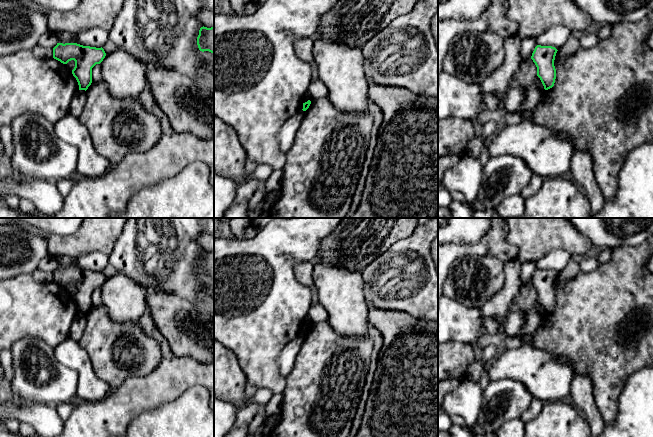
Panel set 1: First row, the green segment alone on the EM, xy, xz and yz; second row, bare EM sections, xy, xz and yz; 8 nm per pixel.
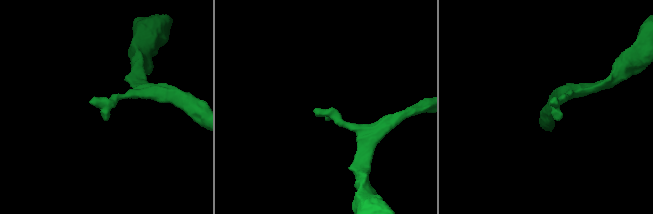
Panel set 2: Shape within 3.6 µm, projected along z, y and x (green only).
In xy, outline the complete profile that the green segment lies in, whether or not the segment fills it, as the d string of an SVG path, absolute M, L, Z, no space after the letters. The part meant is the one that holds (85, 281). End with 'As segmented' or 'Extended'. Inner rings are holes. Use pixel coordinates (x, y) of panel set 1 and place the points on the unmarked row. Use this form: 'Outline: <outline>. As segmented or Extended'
Outline: M57 267L53 272L53 282L63 288L69 285L75 285L75 291L72 294L76 302L79 314L87 314L92 307L92 292L100 288L105 282L104 273L83 270L77 267Z. As segmented

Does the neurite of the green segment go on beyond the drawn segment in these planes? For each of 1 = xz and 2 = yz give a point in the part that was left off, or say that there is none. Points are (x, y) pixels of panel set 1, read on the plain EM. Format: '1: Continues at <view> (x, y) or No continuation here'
1: No continuation here
2: No continuation here

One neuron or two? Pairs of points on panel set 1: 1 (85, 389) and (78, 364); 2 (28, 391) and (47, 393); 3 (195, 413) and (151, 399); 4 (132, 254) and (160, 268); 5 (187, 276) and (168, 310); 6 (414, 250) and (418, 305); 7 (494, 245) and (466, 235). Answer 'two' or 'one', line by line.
1: one
2: one
3: two
4: one
5: two
6: one
7: two

